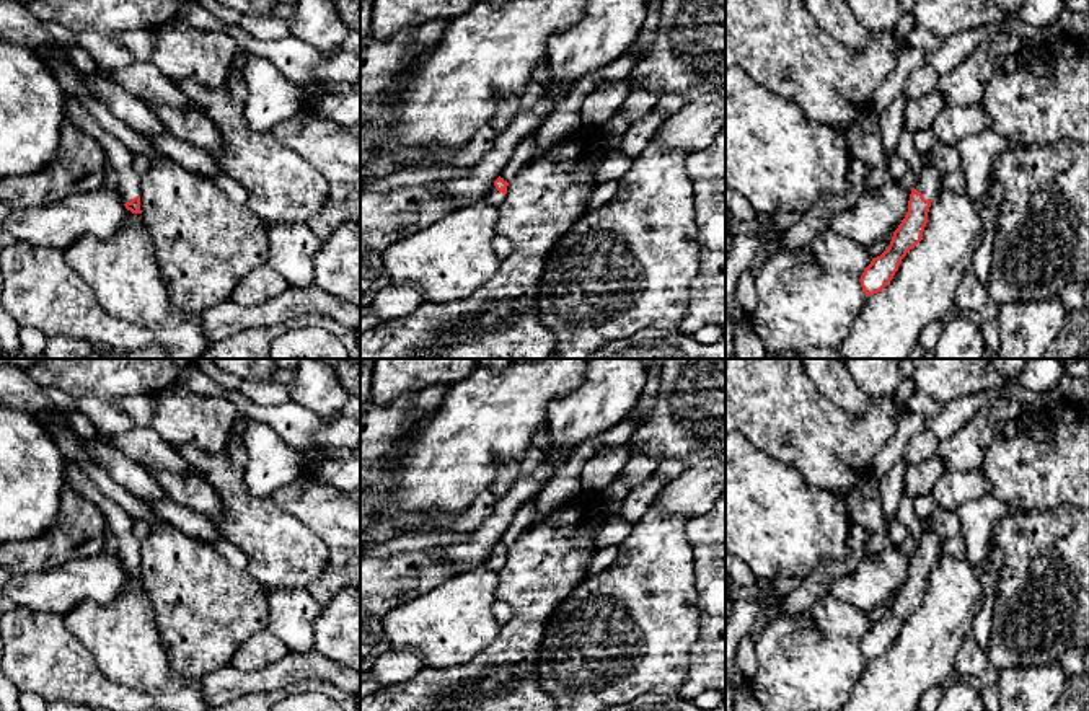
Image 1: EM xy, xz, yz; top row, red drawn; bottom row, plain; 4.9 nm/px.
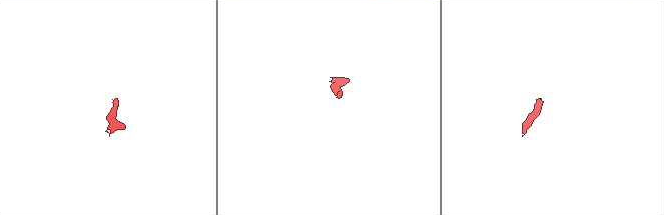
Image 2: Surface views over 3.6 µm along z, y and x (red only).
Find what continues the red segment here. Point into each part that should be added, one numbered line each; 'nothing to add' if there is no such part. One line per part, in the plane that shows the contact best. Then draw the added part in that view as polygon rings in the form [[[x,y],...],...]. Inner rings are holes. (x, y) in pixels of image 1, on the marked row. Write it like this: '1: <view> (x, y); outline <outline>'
1: yz (930, 183); outline [[[931,152],[921,155],[921,165],[921,178],[915,189],[921,192],[926,201],[931,201],[941,191],[944,173],[934,166],[934,158]]]

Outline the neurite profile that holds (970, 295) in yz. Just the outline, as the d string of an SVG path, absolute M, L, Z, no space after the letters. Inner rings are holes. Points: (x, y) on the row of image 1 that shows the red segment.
M972 267L967 269L955 292L955 307L963 315L972 311L978 313L986 300L988 297L983 282L977 277L977 272Z

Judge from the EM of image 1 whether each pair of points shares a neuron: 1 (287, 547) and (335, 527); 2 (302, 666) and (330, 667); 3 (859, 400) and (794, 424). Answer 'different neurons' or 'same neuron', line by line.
1: different neurons
2: same neuron
3: different neurons

